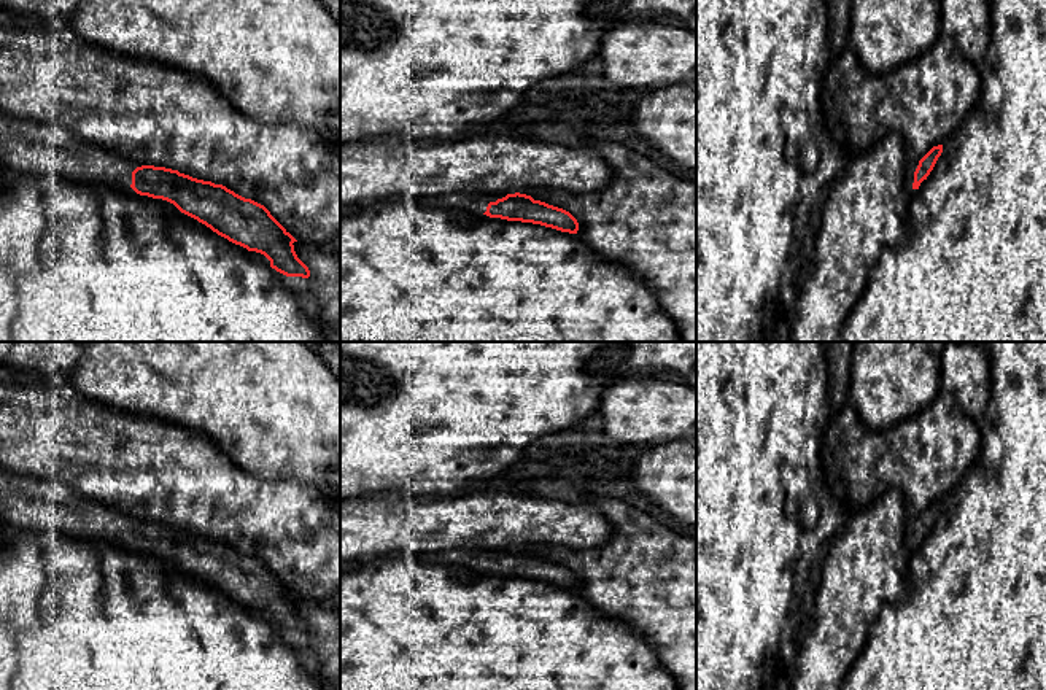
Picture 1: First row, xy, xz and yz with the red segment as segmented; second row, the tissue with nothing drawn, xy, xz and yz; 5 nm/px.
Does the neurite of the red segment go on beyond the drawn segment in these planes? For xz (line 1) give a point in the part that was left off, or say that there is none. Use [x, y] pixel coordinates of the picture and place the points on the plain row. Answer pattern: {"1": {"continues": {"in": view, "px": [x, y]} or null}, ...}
{"1": {"continues": {"in": "xz", "px": [471, 558]}}}

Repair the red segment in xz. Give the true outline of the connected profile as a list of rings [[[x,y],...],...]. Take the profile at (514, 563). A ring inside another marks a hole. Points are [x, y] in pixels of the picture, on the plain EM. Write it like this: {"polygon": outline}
{"polygon": [[[445,550],[445,552],[393,552],[389,556],[415,556],[421,563],[461,564],[490,574],[540,580],[561,588],[577,590],[579,579],[566,566],[534,556],[526,550]]]}

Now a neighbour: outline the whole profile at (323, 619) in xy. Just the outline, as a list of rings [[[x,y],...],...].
[[[294,598],[297,614],[308,623],[308,636],[313,641],[313,652],[316,655],[310,663],[318,674],[318,663],[331,655],[340,655],[340,611],[331,603],[313,603]]]

